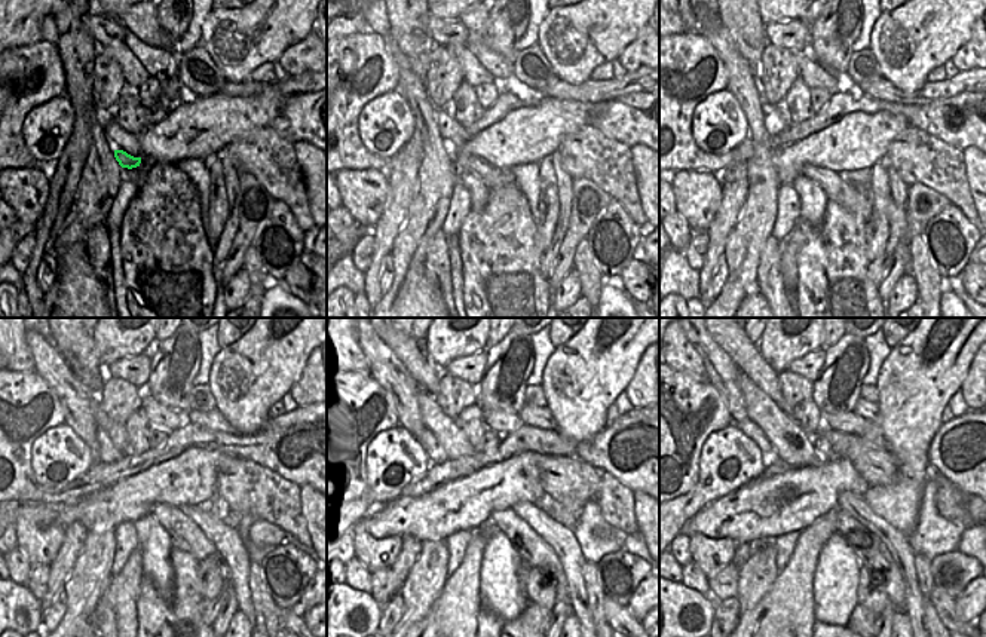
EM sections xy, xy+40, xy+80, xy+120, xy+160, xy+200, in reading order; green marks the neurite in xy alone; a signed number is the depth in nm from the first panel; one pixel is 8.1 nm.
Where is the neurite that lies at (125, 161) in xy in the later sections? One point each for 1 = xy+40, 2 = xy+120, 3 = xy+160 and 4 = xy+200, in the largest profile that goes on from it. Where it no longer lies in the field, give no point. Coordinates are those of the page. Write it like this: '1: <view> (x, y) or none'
1: xy+40 (492, 177)
2: xy+120 (184, 533)
3: xy+160 (535, 551)
4: xy+200 (870, 551)

